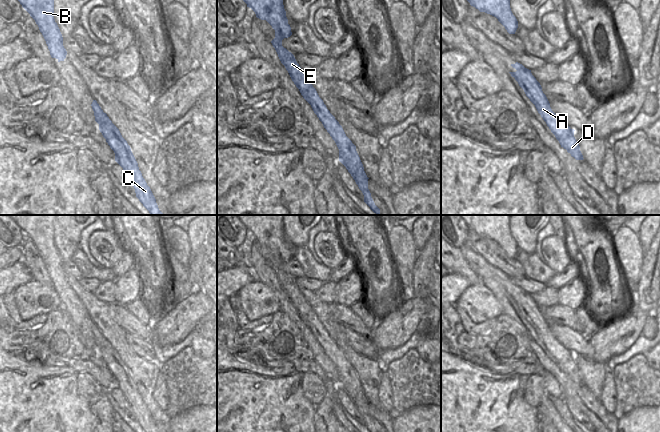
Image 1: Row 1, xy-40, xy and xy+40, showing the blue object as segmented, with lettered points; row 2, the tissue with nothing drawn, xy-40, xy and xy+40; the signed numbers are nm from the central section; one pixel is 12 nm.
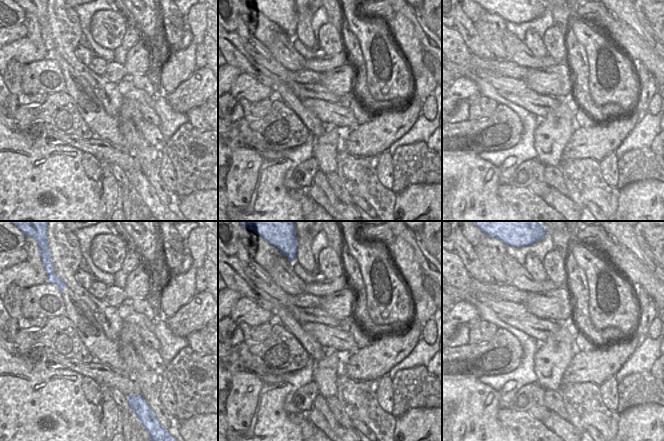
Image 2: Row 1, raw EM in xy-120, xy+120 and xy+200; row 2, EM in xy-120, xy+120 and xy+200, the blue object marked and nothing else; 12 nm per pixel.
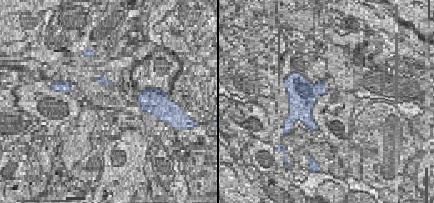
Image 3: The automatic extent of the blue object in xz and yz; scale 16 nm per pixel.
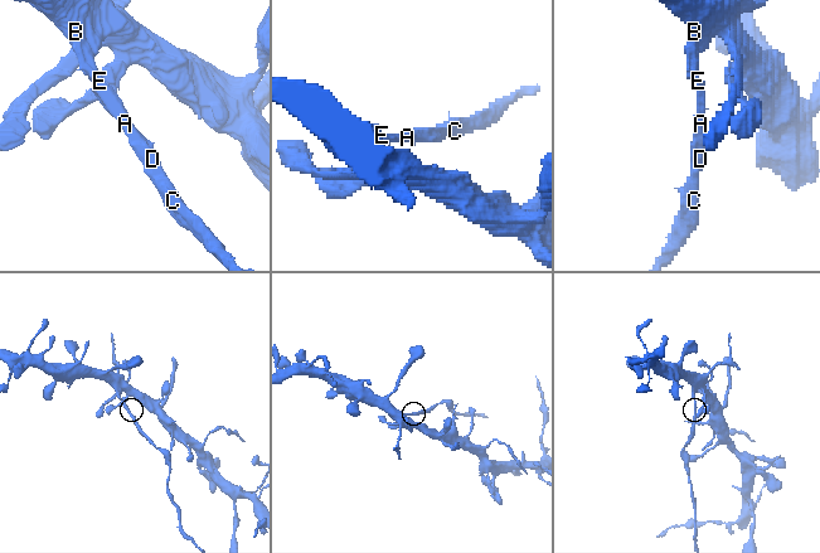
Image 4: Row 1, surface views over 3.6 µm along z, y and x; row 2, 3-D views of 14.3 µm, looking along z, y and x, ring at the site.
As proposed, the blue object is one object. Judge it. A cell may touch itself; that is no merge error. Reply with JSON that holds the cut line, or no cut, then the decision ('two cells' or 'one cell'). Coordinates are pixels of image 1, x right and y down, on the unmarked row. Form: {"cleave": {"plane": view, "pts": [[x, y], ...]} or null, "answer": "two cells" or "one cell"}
{"cleave": {"plane": "xy", "pts": [[293, 280], [289, 281], [284, 289]]}, "answer": "two cells"}

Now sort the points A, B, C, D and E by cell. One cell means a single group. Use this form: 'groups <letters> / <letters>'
groups A C D E / B

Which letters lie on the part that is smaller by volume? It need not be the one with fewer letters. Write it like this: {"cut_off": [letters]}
{"cut_off": ["A", "C", "D", "E"]}

